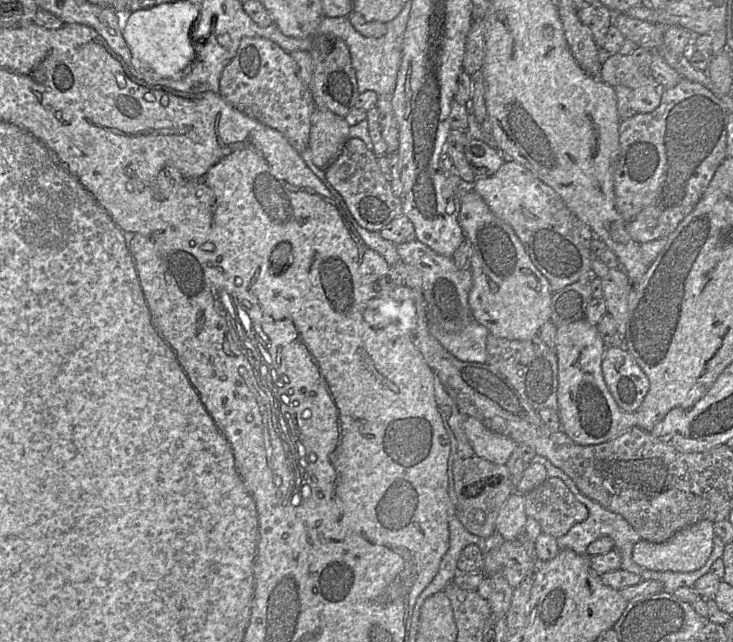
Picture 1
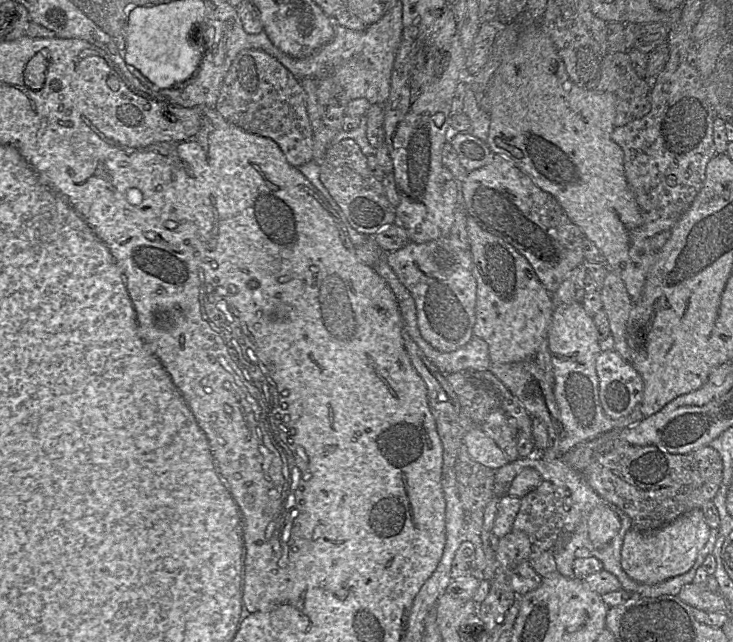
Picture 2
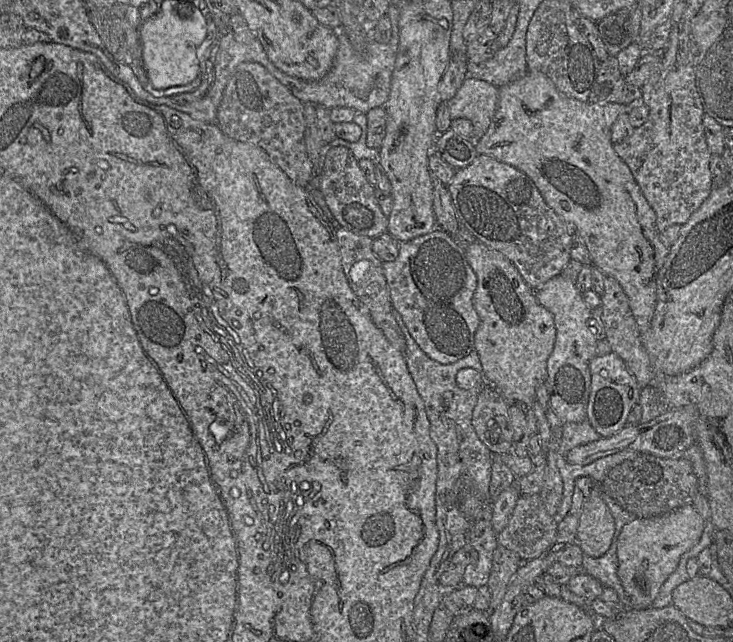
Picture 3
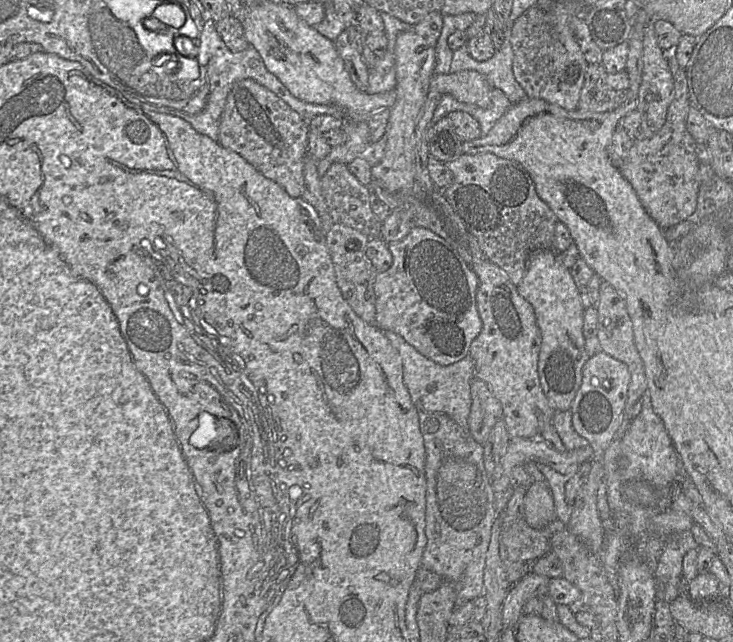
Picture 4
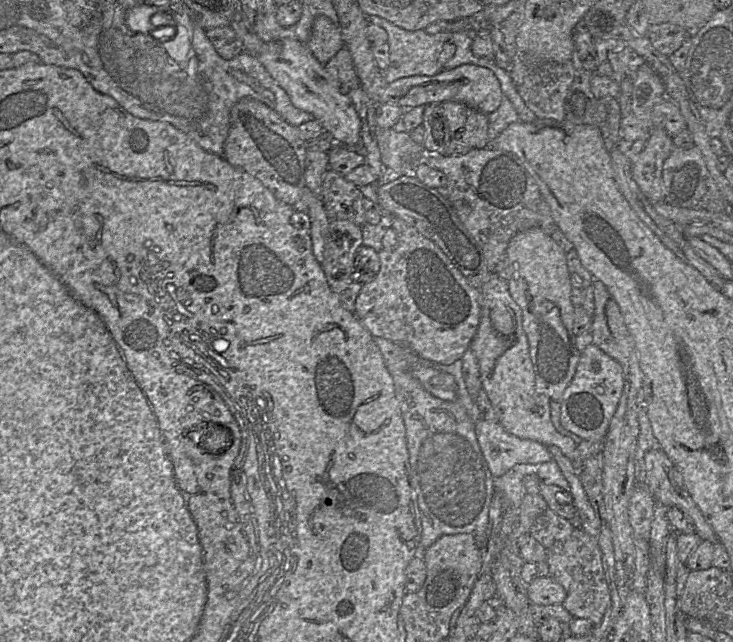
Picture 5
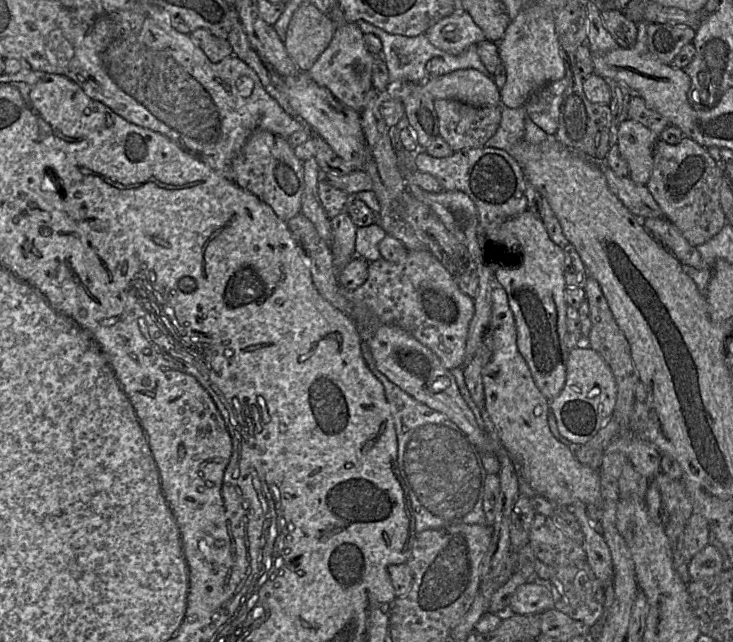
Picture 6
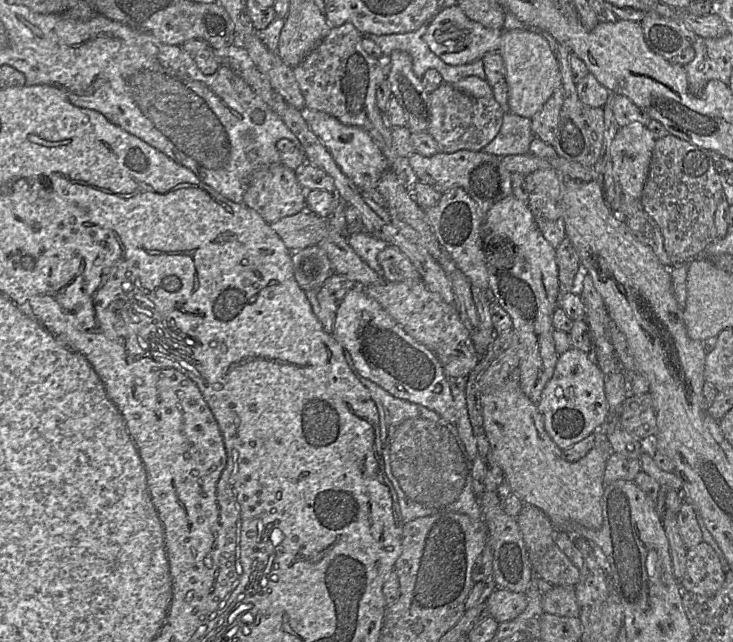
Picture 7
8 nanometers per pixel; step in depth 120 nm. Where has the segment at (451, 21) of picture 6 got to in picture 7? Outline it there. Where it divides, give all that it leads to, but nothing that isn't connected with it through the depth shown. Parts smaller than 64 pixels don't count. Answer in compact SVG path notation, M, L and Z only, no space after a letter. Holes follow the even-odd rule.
M459 5L443 7L428 23L423 40L430 50L446 64L457 66L482 59L483 55L498 51L502 30L491 29L469 19Z

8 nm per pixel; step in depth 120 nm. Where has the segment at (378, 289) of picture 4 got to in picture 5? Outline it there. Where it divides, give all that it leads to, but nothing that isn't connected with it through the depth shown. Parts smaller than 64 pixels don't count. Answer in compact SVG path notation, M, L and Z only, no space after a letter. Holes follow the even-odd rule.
M389 217L389 227L397 234L397 246L394 250L379 252L380 270L372 281L362 286L355 301L354 315L374 338L402 344L421 359L451 365L463 357L477 333L481 315L480 289L470 286L441 249L414 227L393 217Z

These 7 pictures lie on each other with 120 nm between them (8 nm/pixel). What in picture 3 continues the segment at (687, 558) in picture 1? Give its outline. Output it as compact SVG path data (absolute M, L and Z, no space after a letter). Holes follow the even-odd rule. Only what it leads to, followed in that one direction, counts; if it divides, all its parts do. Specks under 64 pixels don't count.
M692 505L649 518L636 518L618 537L618 577L629 596L630 609L647 609L663 583L677 568L680 557L701 539L707 522Z

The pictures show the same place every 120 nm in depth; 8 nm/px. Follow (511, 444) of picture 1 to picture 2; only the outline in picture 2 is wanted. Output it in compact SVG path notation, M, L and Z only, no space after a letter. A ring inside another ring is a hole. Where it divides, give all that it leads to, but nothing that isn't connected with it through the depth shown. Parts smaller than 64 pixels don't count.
M480 426L471 427L465 434L463 442L472 459L492 470L497 470L509 463L506 454Z

